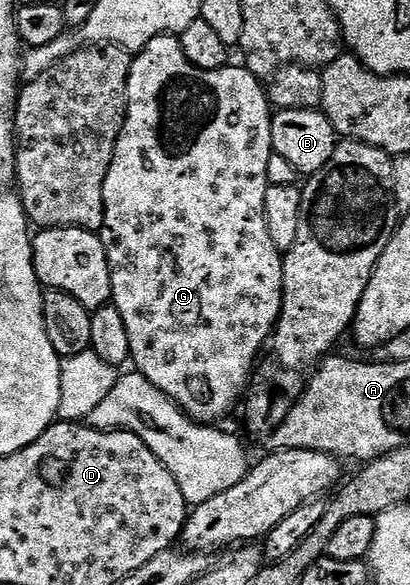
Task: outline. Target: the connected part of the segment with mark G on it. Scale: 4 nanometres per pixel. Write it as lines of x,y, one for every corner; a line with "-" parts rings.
158,35
153,37
153,41
149,41
149,45
145,45
131,60
131,72
129,73
129,93
127,94
127,116
125,117
125,125
121,137
117,141
117,149
113,153
113,161
109,165
109,173
105,177
105,217
103,218
103,230
101,238
105,245
105,253
109,261
109,269
111,270
111,303
121,313
121,318
125,320
125,329
129,329
129,349
131,350
130,362
135,363
134,370
140,375
144,375
152,385
157,389
161,389
161,393
165,393
169,398
175,400
182,411
191,416
196,423
214,424
215,419
223,419
231,411
231,406
235,402
244,398
245,392
248,390
249,384
253,379
253,372
256,370
255,358
259,355
262,347
268,346
269,340
274,332
275,325
279,321
279,315
283,312
283,256
284,252
277,249
277,245
273,245
273,237
269,237
269,225
265,225
265,193
269,186
267,182
267,174
269,173
269,157
273,154
271,150
271,116
273,108
267,101
267,92
264,84
261,82
260,76
248,71
246,66
228,65
217,69
216,71
206,71
205,69
197,69
197,65
193,65
189,61
189,57
185,57
185,49
181,49
181,41
179,35

